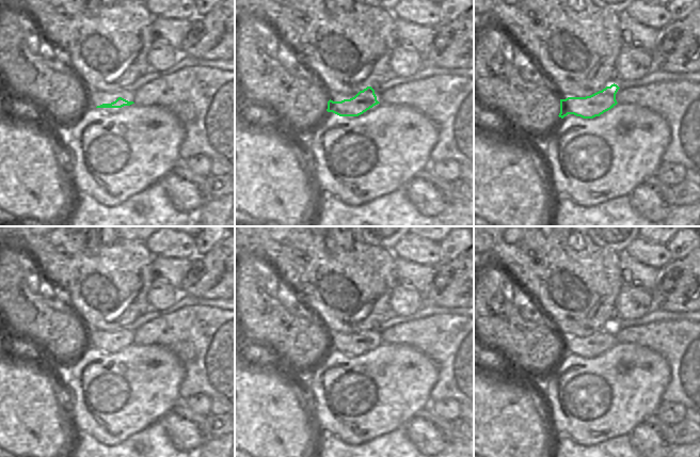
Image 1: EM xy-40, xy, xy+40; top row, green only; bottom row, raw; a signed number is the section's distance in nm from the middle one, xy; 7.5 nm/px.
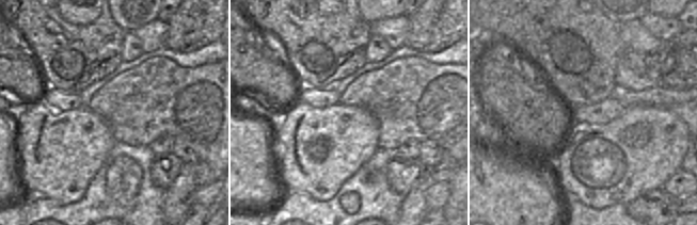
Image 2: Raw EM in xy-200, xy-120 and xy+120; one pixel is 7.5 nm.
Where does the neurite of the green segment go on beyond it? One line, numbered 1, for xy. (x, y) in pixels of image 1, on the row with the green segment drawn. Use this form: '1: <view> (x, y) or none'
1: xy (353, 93)

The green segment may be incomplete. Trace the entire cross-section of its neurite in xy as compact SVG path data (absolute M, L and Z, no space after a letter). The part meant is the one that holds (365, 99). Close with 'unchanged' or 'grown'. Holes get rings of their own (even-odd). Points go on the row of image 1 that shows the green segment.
M367 86L363 91L352 91L350 95L344 97L330 97L328 101L328 112L333 112L339 116L359 116L380 104L377 100L375 90Z | grown

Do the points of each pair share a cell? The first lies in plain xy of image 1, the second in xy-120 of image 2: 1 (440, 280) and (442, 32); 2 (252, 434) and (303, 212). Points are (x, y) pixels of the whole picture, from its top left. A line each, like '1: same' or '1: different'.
1: same
2: different

